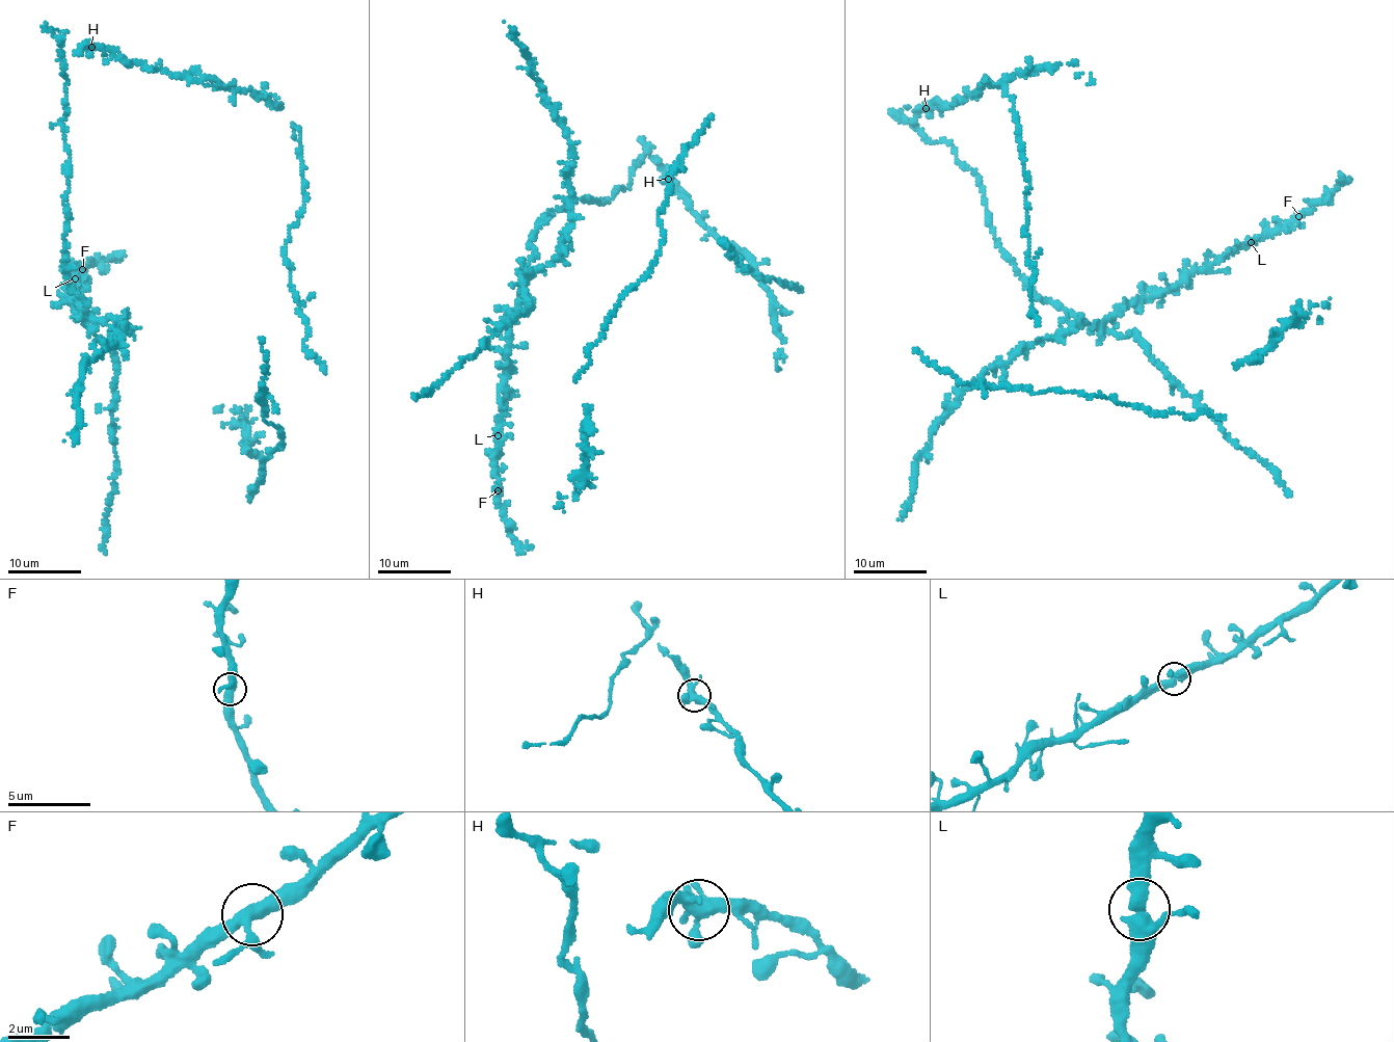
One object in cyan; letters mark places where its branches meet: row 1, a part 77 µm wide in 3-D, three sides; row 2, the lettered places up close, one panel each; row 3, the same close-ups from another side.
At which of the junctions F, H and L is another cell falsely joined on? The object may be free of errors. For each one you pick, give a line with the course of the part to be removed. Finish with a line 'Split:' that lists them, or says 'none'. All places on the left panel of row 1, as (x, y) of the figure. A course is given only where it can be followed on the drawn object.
Split: none

